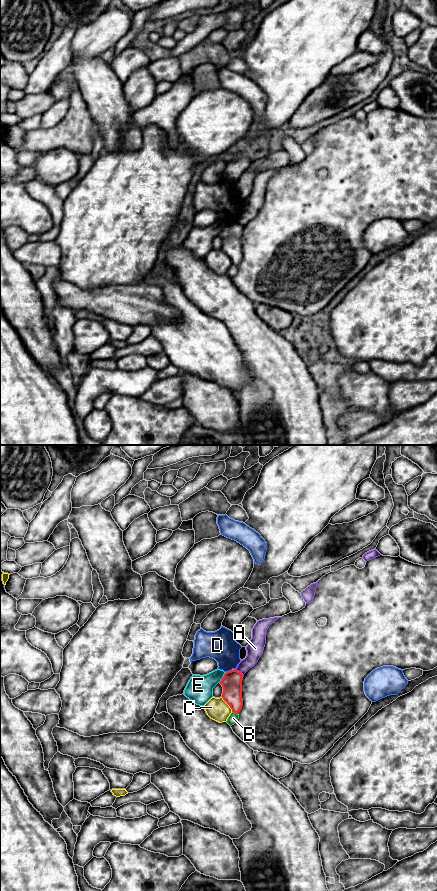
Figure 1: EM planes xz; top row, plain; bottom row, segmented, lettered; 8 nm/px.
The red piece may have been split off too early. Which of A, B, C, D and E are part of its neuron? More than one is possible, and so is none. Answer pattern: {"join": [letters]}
{"join": []}

